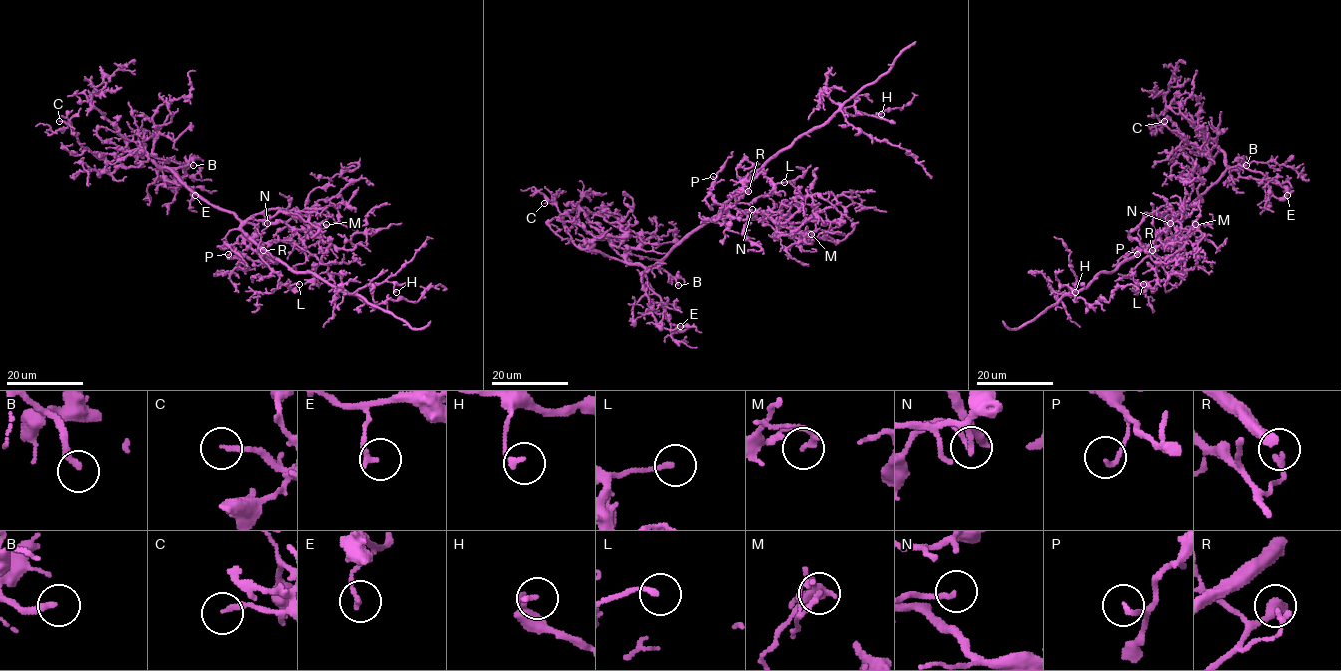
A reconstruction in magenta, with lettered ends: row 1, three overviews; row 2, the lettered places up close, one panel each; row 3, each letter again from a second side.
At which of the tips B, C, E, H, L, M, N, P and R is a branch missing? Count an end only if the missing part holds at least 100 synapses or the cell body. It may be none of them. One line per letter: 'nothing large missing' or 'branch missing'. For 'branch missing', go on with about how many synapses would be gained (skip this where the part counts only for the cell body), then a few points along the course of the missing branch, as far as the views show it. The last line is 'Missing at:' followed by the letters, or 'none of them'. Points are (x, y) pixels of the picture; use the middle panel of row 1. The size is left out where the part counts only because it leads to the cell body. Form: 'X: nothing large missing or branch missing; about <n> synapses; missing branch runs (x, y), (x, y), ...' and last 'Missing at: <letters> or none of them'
B: branch missing; about 100 synapses; missing branch runs (678, 285), (686, 306), (698, 317), (698, 329), (706, 334), (718, 331), (720, 315)
C: nothing large missing
E: nothing large missing
H: nothing large missing
L: nothing large missing
M: nothing large missing
N: nothing large missing
P: nothing large missing
R: nothing large missing
Missing at: B

